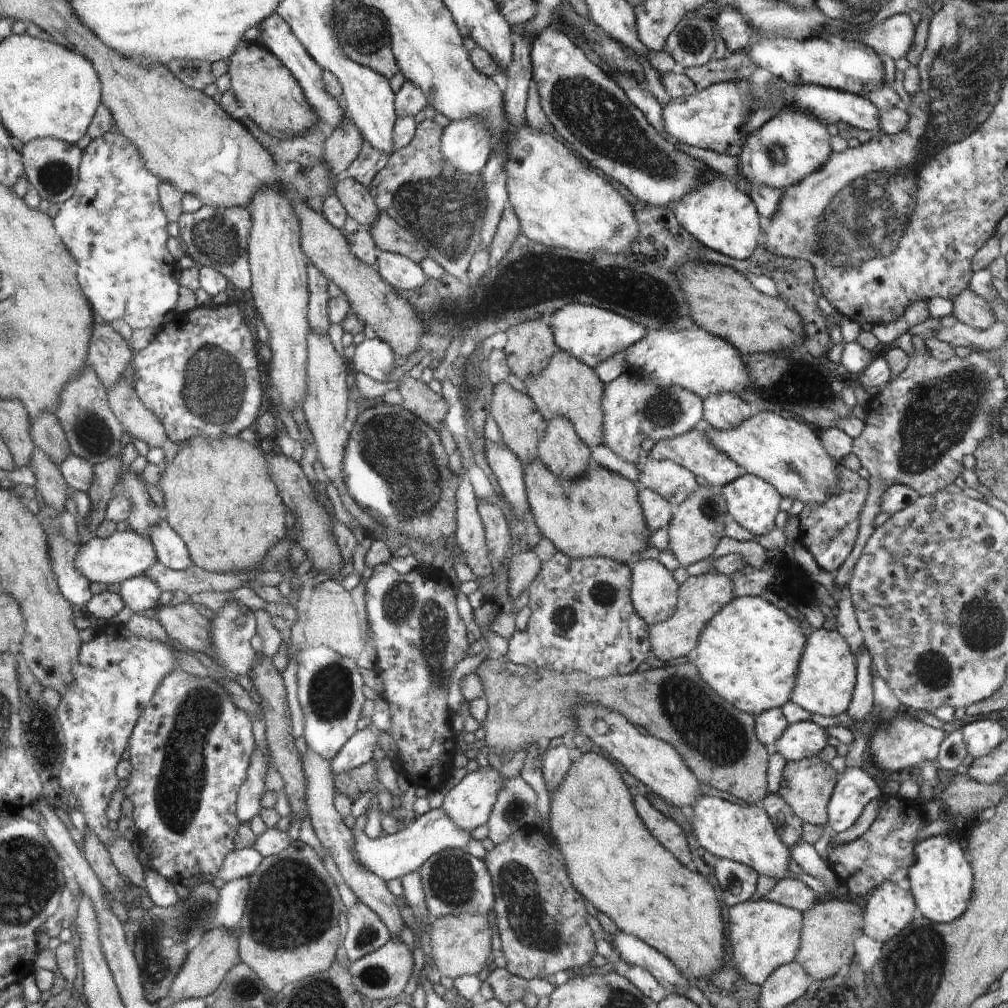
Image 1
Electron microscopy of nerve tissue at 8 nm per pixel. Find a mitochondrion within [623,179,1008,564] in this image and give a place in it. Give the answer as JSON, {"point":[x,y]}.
{"point":[938,412]}

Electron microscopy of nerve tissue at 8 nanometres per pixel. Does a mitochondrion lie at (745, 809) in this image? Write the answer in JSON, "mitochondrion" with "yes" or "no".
{"mitochondrion":"no"}

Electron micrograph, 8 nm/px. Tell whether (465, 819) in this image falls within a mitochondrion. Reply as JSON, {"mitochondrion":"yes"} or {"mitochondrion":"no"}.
{"mitochondrion":"no"}

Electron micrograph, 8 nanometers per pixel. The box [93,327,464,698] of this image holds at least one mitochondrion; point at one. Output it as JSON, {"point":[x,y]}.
{"point":[398,450]}

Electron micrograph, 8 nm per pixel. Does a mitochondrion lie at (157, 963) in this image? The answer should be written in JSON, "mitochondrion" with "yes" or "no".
{"mitochondrion":"yes"}

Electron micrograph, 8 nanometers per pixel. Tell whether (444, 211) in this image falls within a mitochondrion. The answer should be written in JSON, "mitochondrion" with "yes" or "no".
{"mitochondrion":"yes"}

